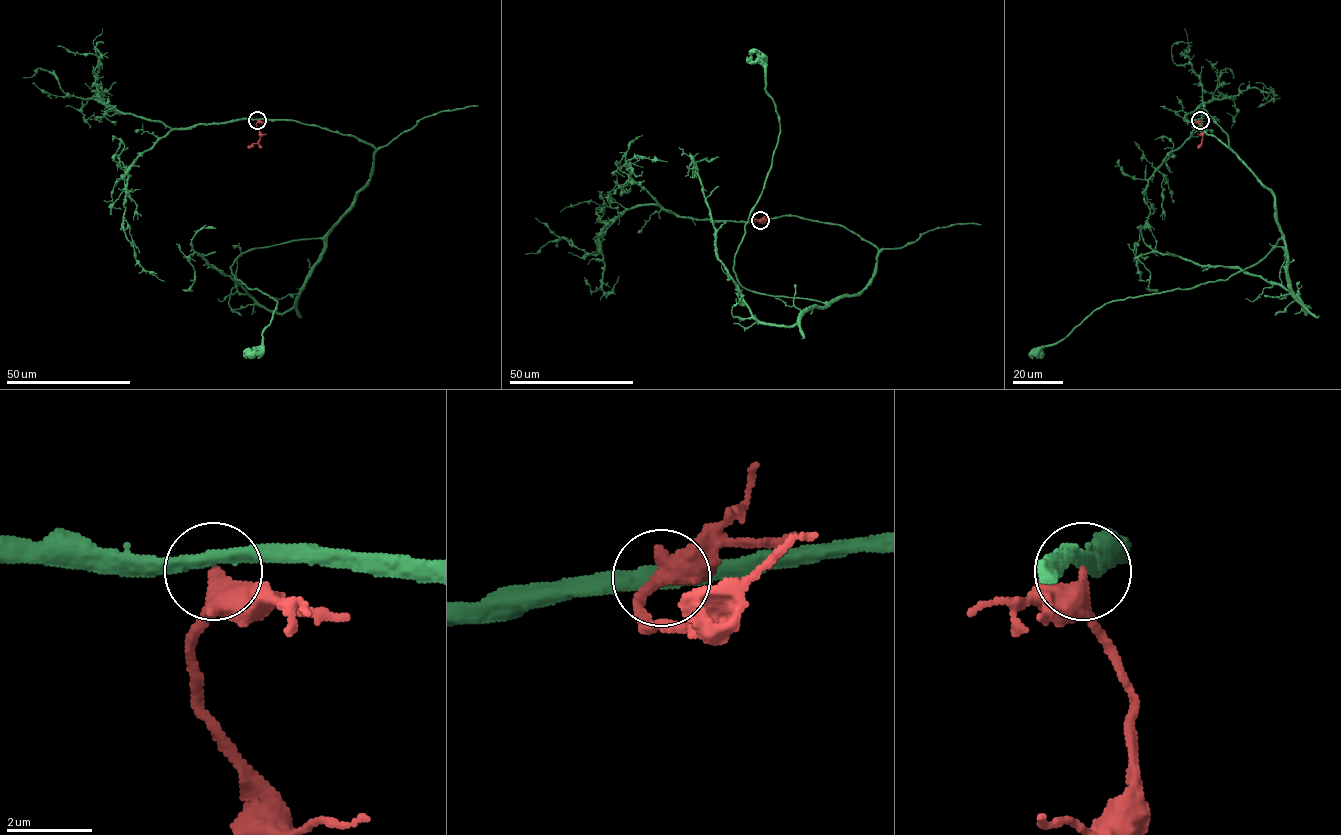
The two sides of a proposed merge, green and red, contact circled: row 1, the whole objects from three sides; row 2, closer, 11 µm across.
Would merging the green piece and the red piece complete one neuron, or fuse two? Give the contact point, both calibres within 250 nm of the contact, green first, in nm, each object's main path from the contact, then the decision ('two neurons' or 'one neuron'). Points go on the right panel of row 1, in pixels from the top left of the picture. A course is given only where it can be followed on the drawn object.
at (1200, 120); 380 nm thick on the green side, 300 nm on the other; green runs (1200, 119), (1272, 193), (1282, 237), (1264, 257), (1225, 280), (1107, 302), (1062, 339), (1032, 351), (1041, 358); red runs (1200, 119), (1202, 140), (1198, 147); two neurons

